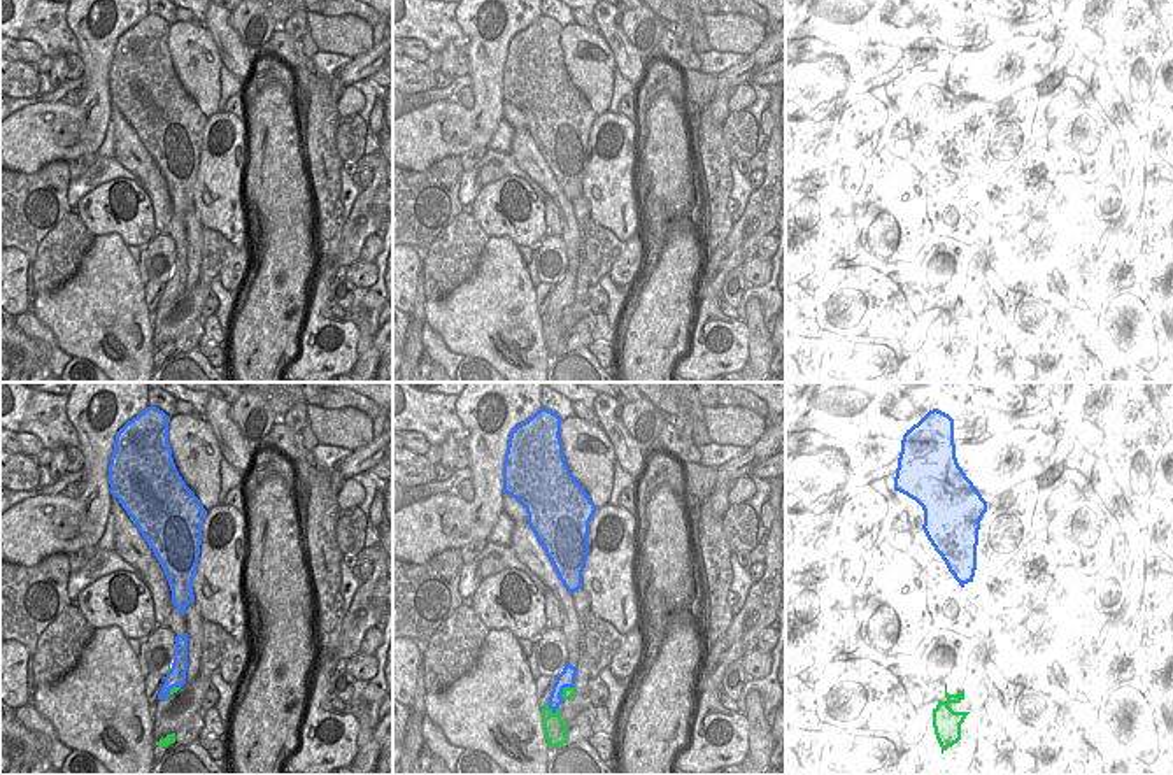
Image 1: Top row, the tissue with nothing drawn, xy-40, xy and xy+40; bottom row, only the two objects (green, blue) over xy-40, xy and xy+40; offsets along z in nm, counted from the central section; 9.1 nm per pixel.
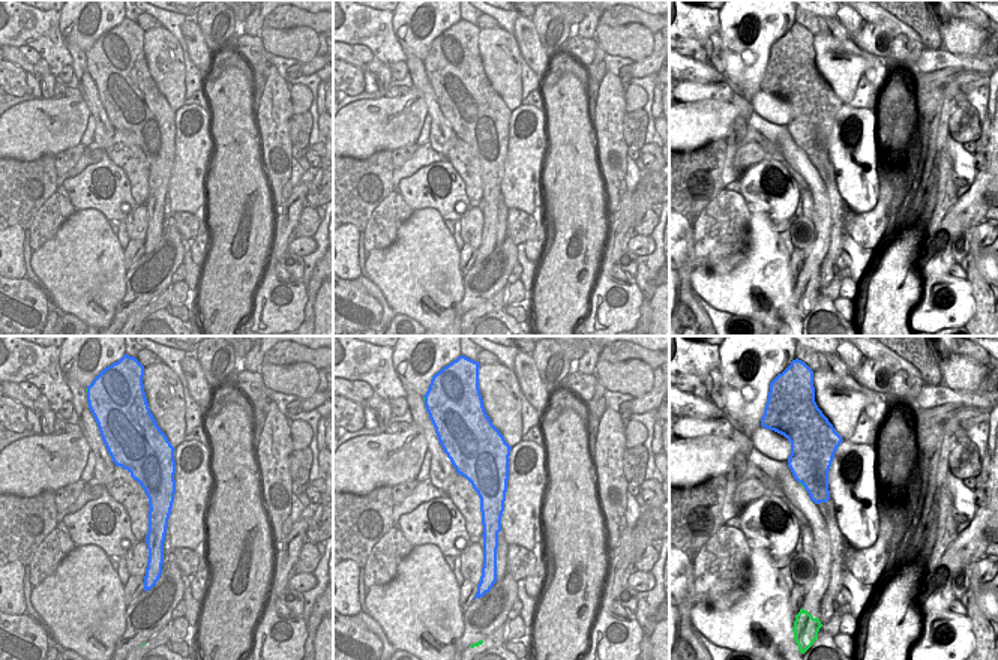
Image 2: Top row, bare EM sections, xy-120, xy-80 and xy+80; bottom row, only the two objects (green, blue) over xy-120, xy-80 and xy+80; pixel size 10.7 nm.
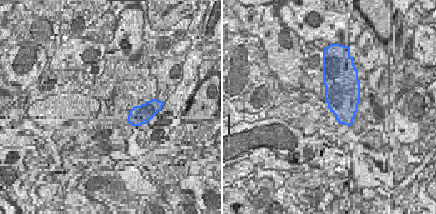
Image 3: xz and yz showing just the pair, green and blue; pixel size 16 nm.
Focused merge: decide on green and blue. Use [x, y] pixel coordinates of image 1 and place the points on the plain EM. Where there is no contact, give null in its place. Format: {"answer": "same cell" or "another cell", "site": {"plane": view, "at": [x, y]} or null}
{"answer": "another cell", "site": {"plane": "xy", "at": [549, 316]}}

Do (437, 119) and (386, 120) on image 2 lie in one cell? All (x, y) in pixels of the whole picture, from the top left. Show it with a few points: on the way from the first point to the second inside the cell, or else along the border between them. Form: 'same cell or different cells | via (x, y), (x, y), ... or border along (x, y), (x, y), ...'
different cells | border along (413, 86), (420, 93), (428, 113)

